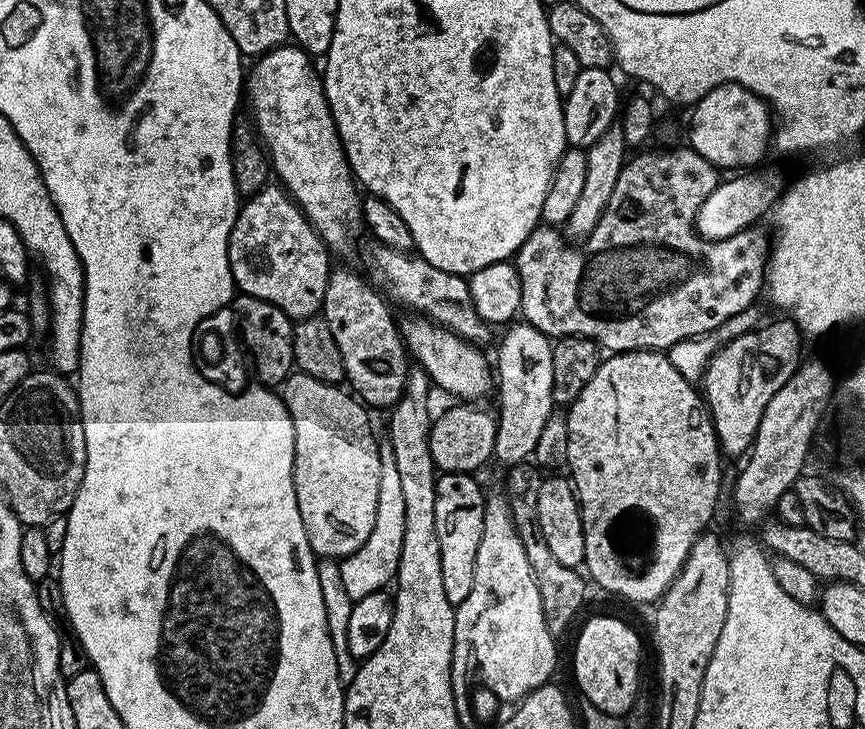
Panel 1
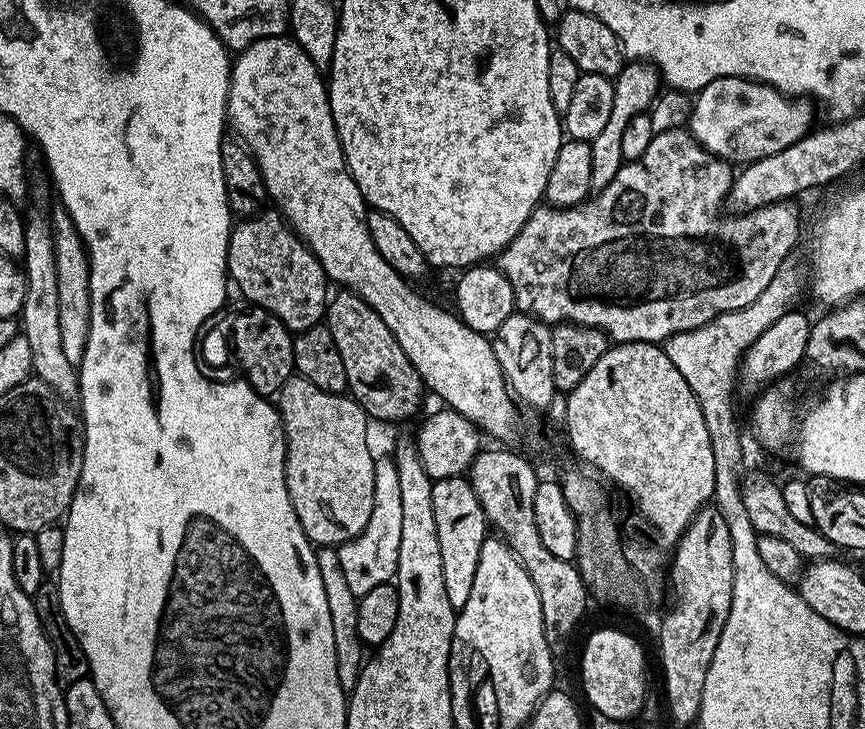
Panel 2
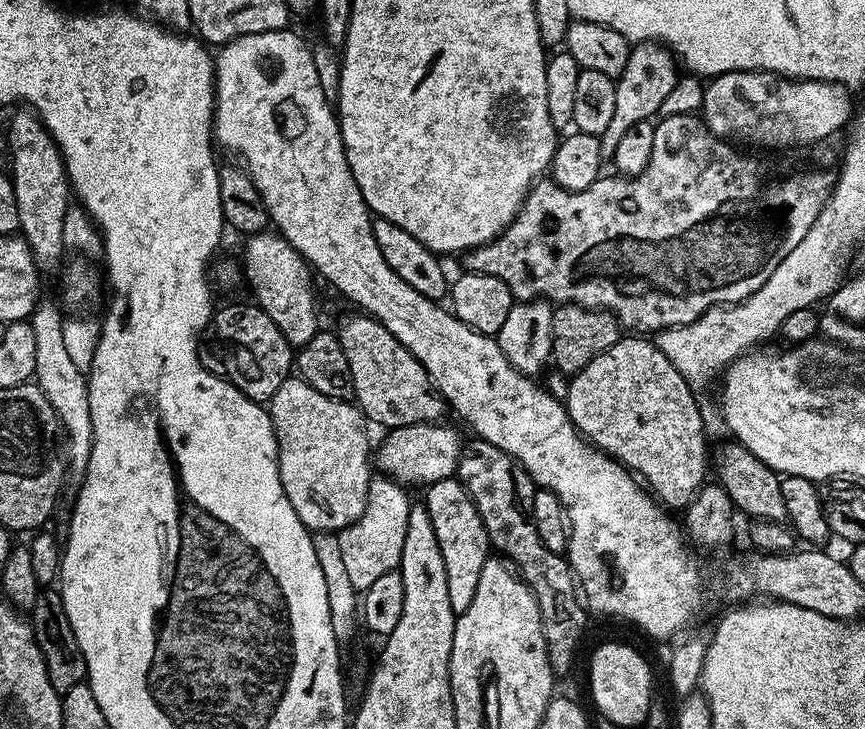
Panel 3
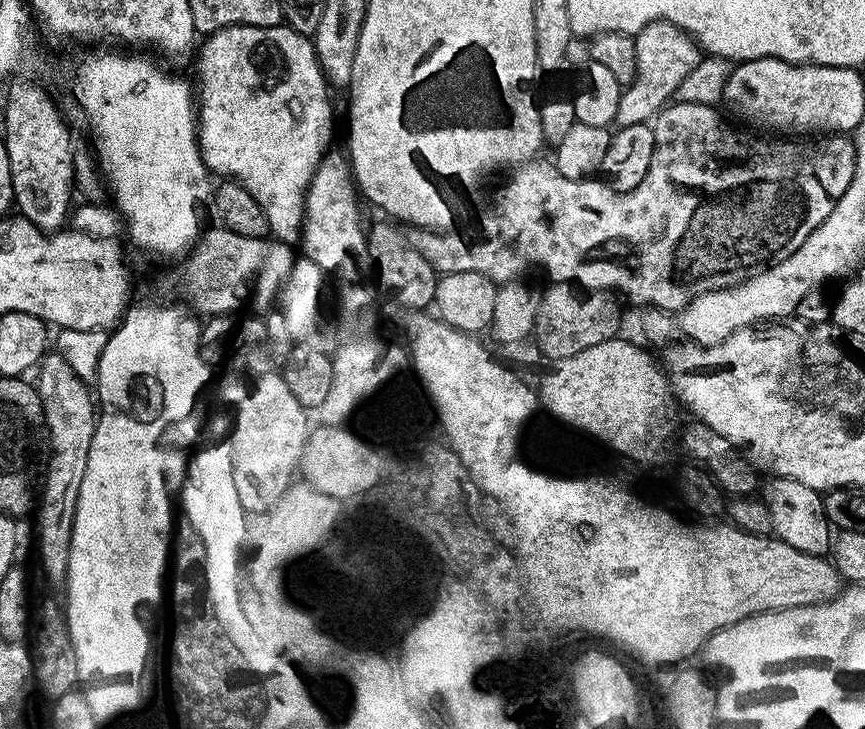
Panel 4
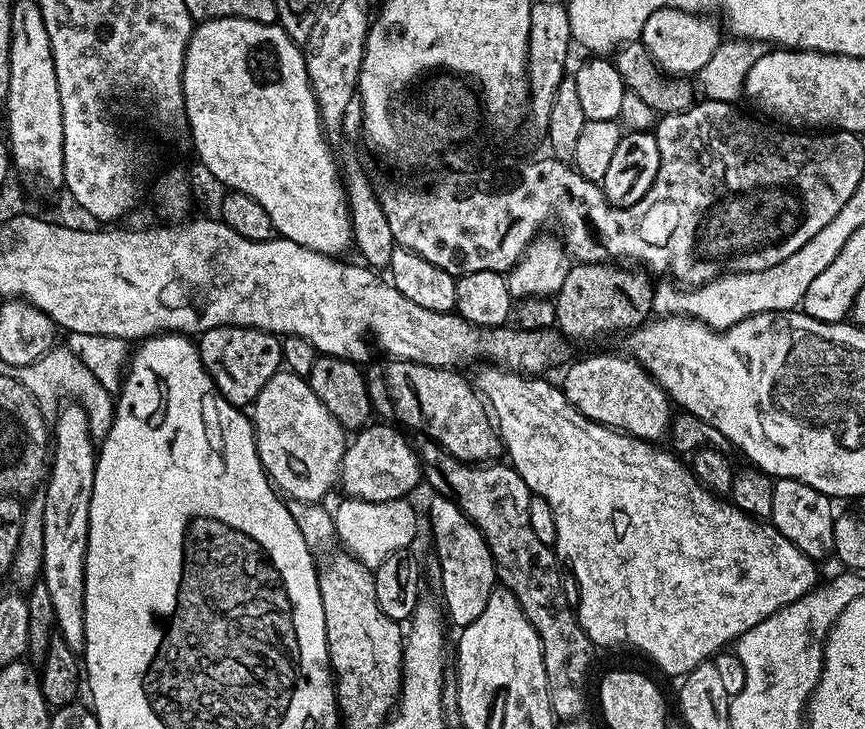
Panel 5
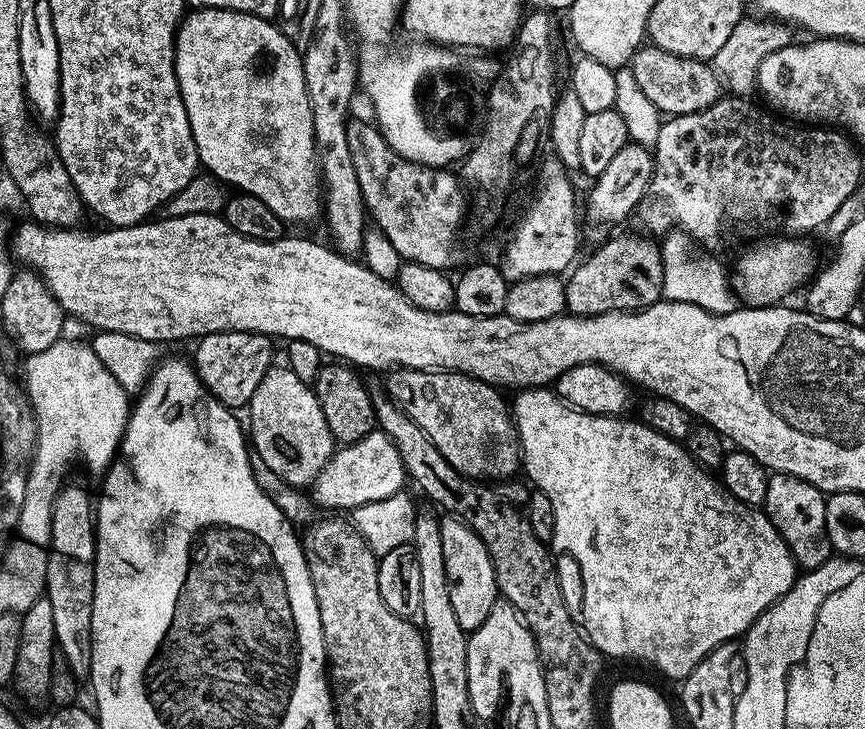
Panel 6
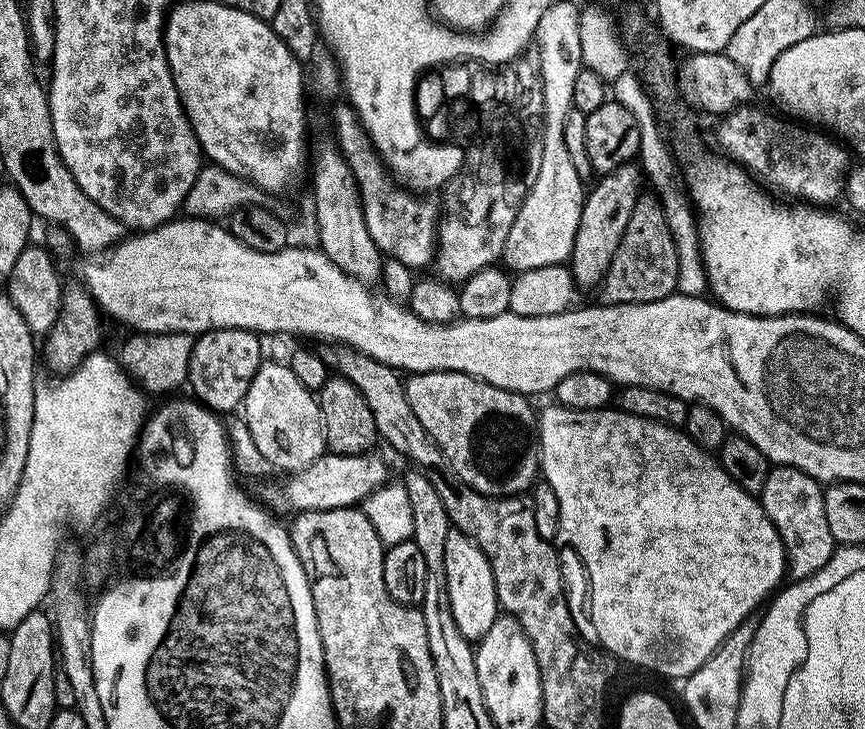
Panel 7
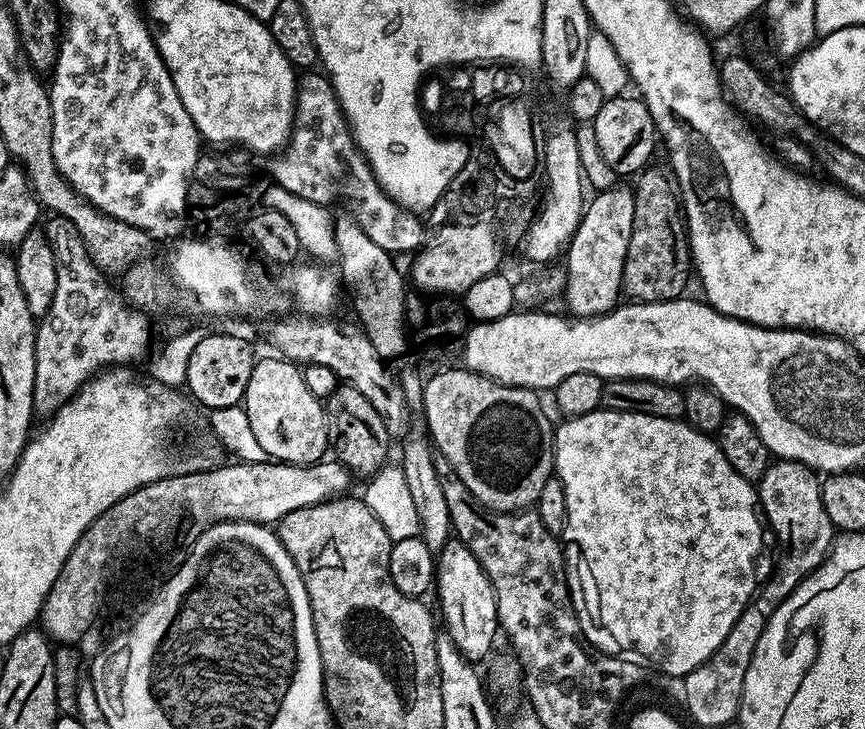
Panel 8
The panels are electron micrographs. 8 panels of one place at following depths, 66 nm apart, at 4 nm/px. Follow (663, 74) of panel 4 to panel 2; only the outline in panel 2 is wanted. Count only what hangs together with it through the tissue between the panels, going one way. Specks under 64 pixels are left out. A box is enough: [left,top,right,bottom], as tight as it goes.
[590,60,662,189]

